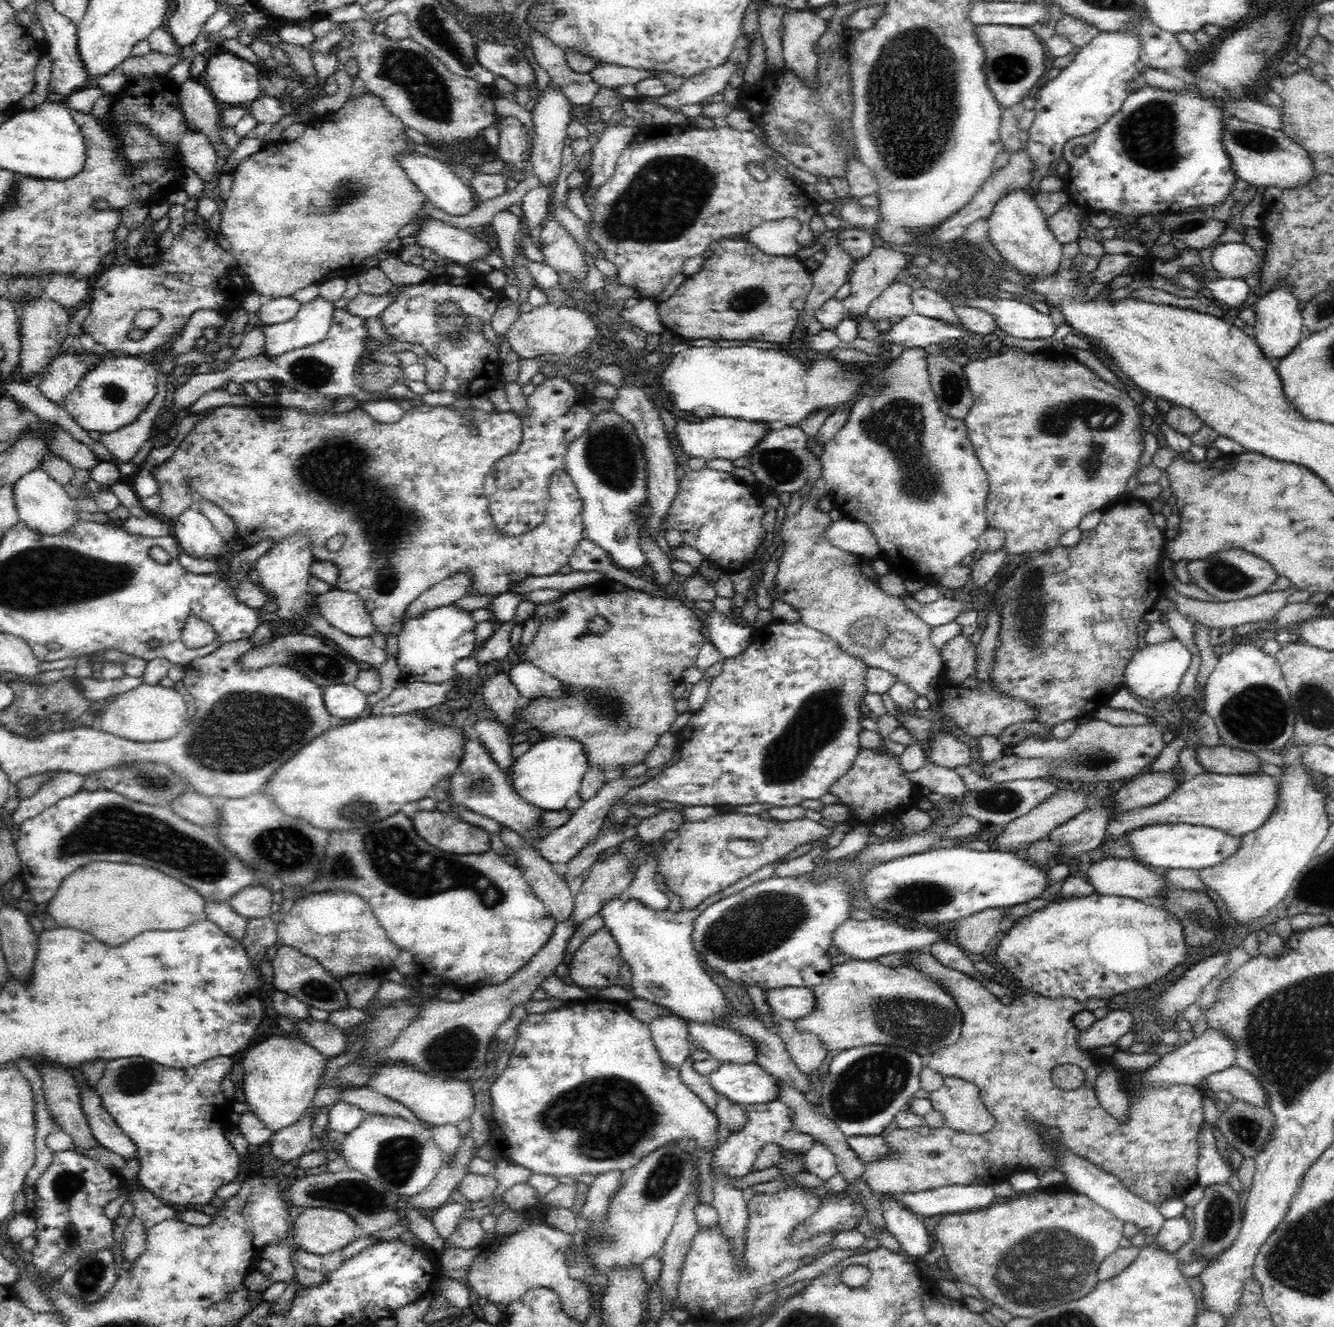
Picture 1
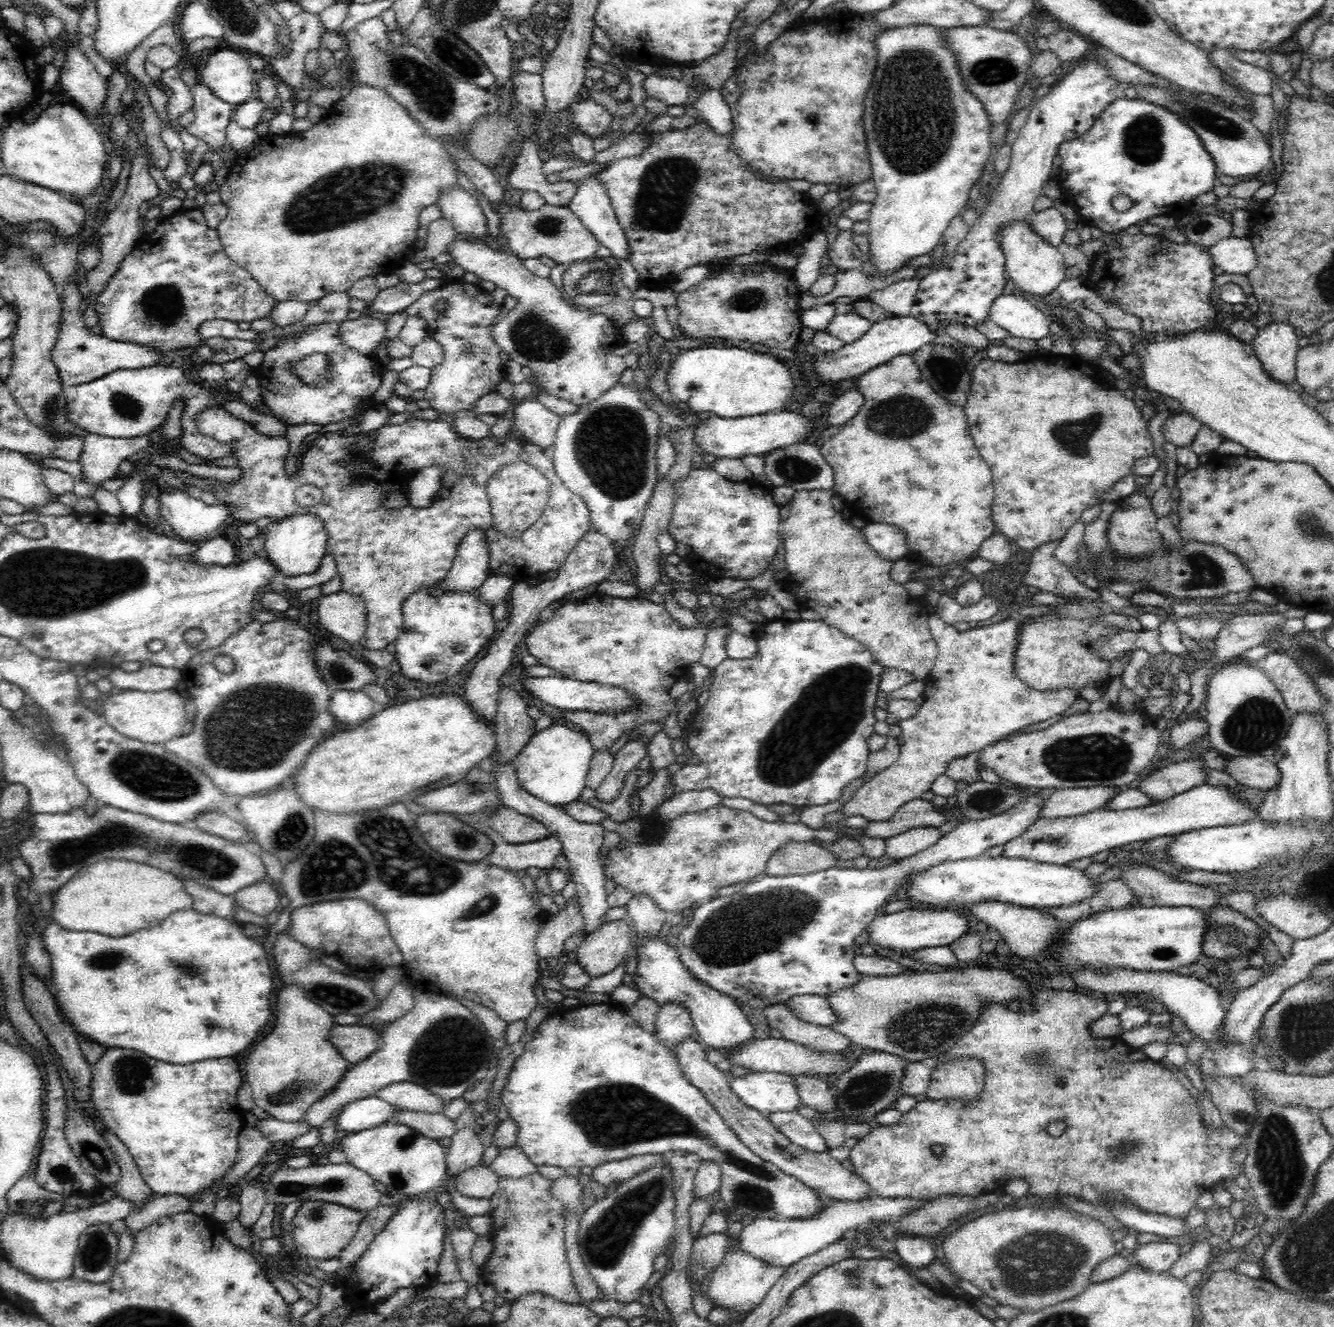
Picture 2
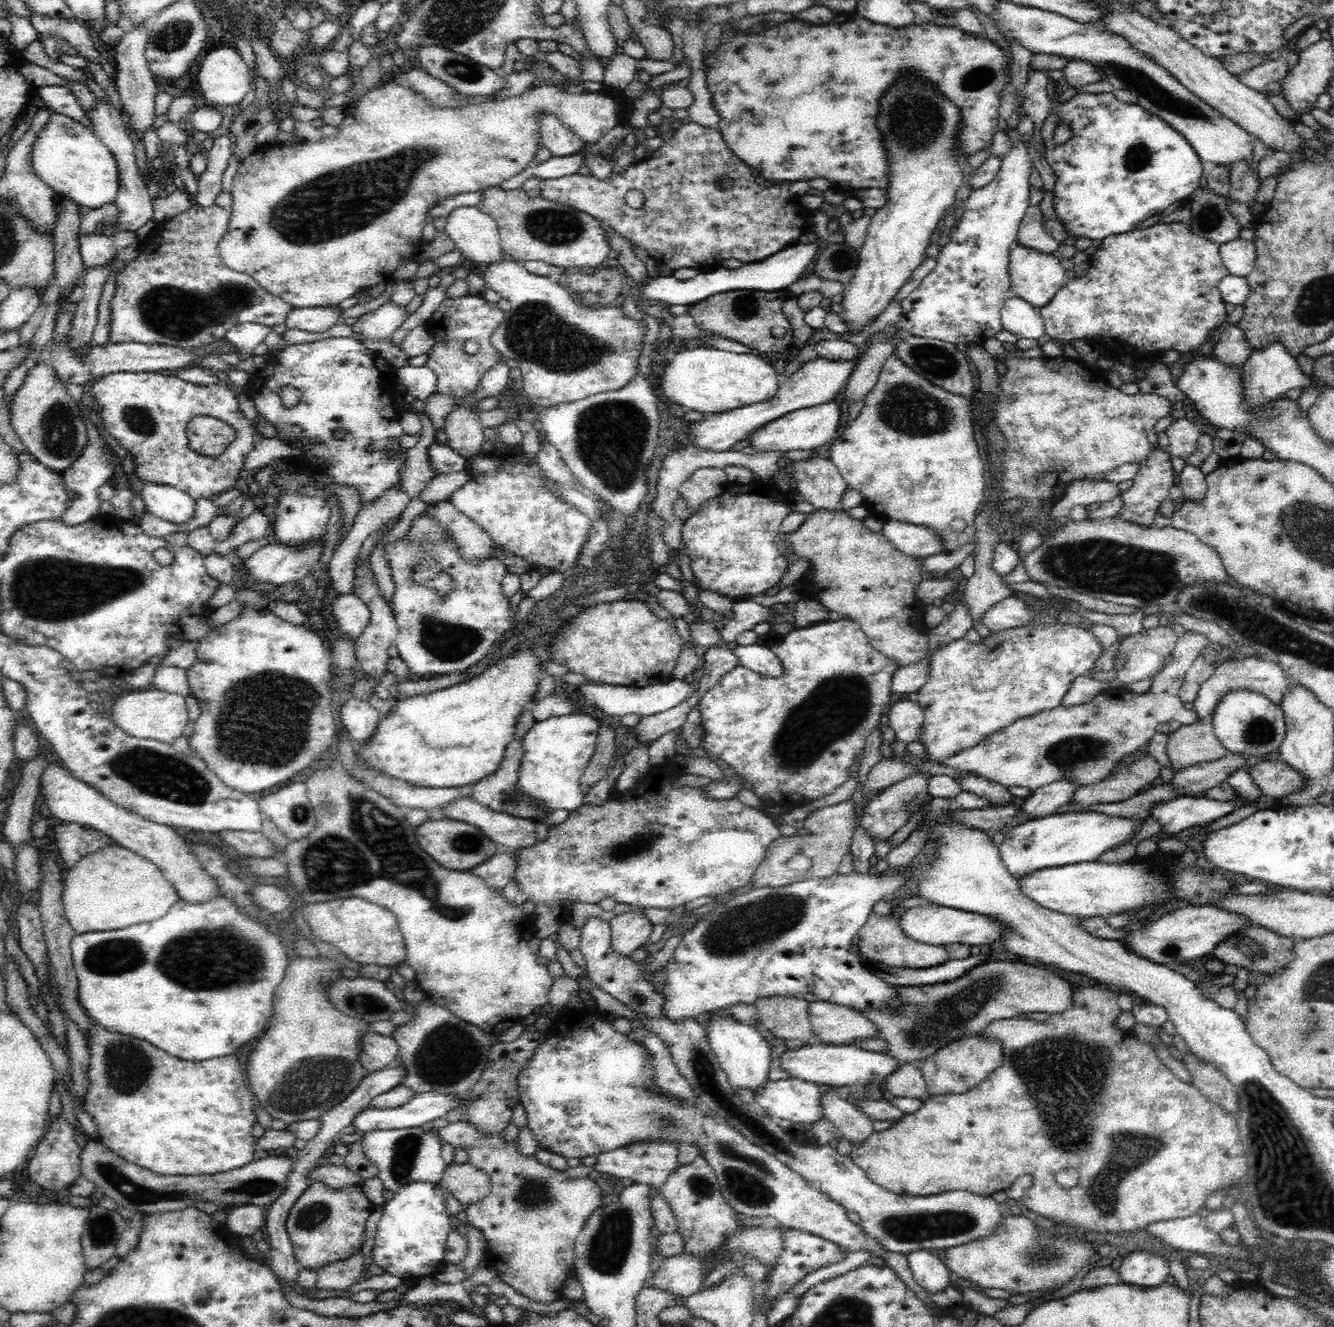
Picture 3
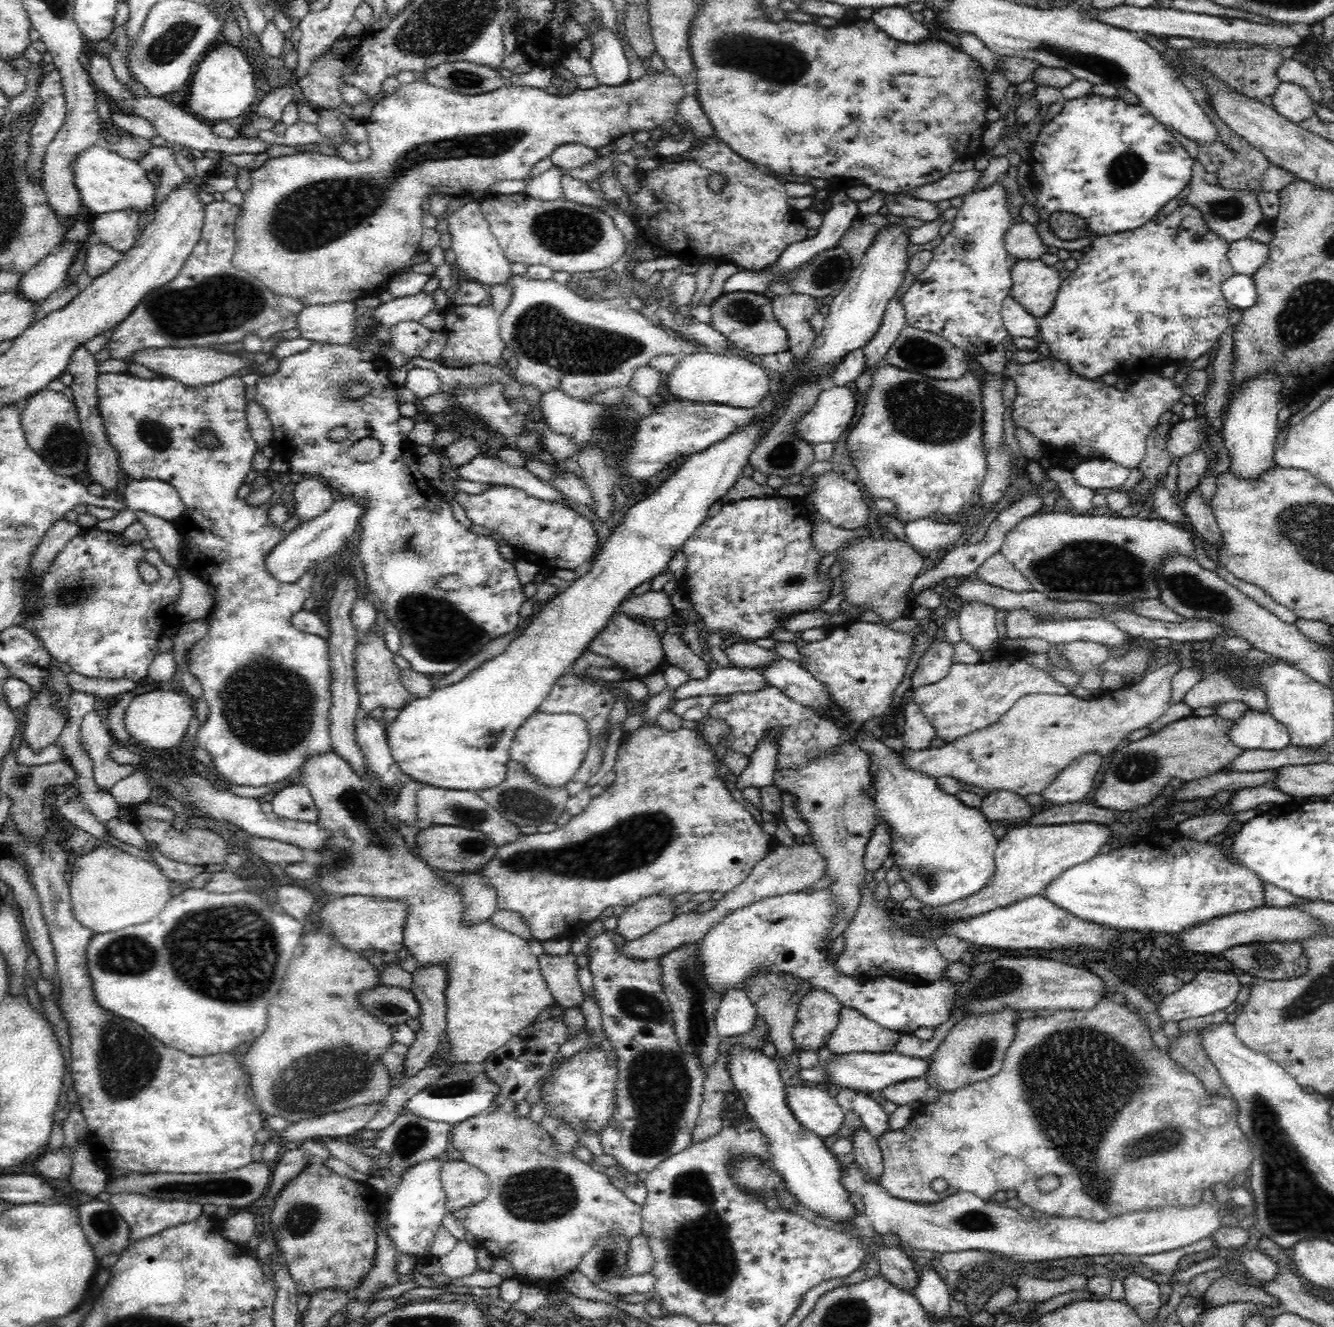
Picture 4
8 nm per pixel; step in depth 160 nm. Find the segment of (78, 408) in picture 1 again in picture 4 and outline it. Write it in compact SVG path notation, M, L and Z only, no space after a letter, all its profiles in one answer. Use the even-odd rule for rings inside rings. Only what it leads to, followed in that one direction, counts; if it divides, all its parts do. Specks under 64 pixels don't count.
M100 373L97 378L98 396L99 396L99 411L101 412L104 426L106 429L106 436L116 449L119 456L119 467L122 472L126 472L129 478L133 480L141 479L159 479L162 482L170 484L178 494L181 496L182 502L185 504L185 511L183 515L175 522L180 529L182 535L182 542L179 547L178 554L185 562L189 572L193 572L201 582L211 586L215 590L215 604L212 613L209 613L211 618L210 628L208 634L202 640L189 650L187 654L187 661L189 662L190 672L200 682L202 690L202 699L206 700L209 714L206 721L200 725L200 728L195 734L195 740L198 747L203 749L210 755L210 759L215 766L215 770L223 776L226 780L230 780L234 784L240 786L266 786L267 784L277 783L278 781L286 783L291 776L298 774L301 766L308 762L310 758L316 758L326 752L331 751L330 733L329 733L329 713L331 710L331 676L330 676L330 661L328 661L328 643L326 639L316 634L308 634L304 631L299 631L294 628L290 622L292 614L302 609L304 600L312 596L313 574L312 569L308 569L300 580L296 581L293 588L286 583L281 583L272 578L270 573L264 567L264 558L268 556L268 552L272 550L284 538L280 527L272 527L272 523L266 519L266 514L270 510L270 503L263 505L256 505L250 507L246 505L244 499L238 499L236 492L240 486L245 482L246 474L252 466L252 456L256 454L257 444L252 438L250 427L246 418L247 402L246 387L242 380L237 375L224 378L220 382L212 382L206 386L188 386L183 382L178 382L175 379L168 377L156 377L154 379L143 379L126 373ZM202 428L211 430L216 438L219 440L215 449L204 449L196 443L196 436L200 434Z

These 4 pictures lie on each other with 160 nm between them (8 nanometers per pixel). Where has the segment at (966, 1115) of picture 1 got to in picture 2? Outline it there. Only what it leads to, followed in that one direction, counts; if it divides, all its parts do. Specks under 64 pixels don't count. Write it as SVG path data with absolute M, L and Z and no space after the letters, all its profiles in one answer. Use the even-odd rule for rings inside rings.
M963 1058L933 1066L927 1100L956 1101L965 1108L978 1104L985 1087L984 1065L978 1059Z

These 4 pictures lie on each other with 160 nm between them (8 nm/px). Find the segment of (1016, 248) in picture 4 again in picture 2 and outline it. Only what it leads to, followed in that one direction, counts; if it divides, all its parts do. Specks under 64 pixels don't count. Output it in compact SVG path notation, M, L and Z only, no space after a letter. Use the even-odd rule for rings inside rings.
M1052 207L1044 212L1031 214L1030 223L1032 223L1032 229L1052 246L1057 248L1064 243L1068 232L1067 220L1057 208Z

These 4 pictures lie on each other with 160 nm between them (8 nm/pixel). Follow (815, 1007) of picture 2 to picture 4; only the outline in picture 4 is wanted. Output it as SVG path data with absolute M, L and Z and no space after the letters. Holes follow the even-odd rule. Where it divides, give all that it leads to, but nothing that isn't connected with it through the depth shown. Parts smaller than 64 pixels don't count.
M842 1007L836 1014L836 1026L826 1036L824 1046L833 1054L888 1052L900 1037L900 1033L880 1026L860 1012Z

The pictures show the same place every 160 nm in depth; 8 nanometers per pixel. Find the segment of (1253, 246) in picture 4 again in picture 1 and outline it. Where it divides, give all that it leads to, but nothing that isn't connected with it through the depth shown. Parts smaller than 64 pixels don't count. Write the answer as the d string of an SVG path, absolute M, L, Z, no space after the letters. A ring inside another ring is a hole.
M1219 241L1212 255L1212 267L1220 279L1245 280L1259 265L1260 255L1243 241Z

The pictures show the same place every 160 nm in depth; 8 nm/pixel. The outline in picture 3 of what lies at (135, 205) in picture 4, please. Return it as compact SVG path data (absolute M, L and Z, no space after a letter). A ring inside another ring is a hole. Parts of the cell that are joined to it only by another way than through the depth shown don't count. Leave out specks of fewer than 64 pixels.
M52 111L46 126L36 134L28 154L32 171L56 196L76 203L84 211L113 202L118 192L118 165L108 147L93 133L90 125Z

